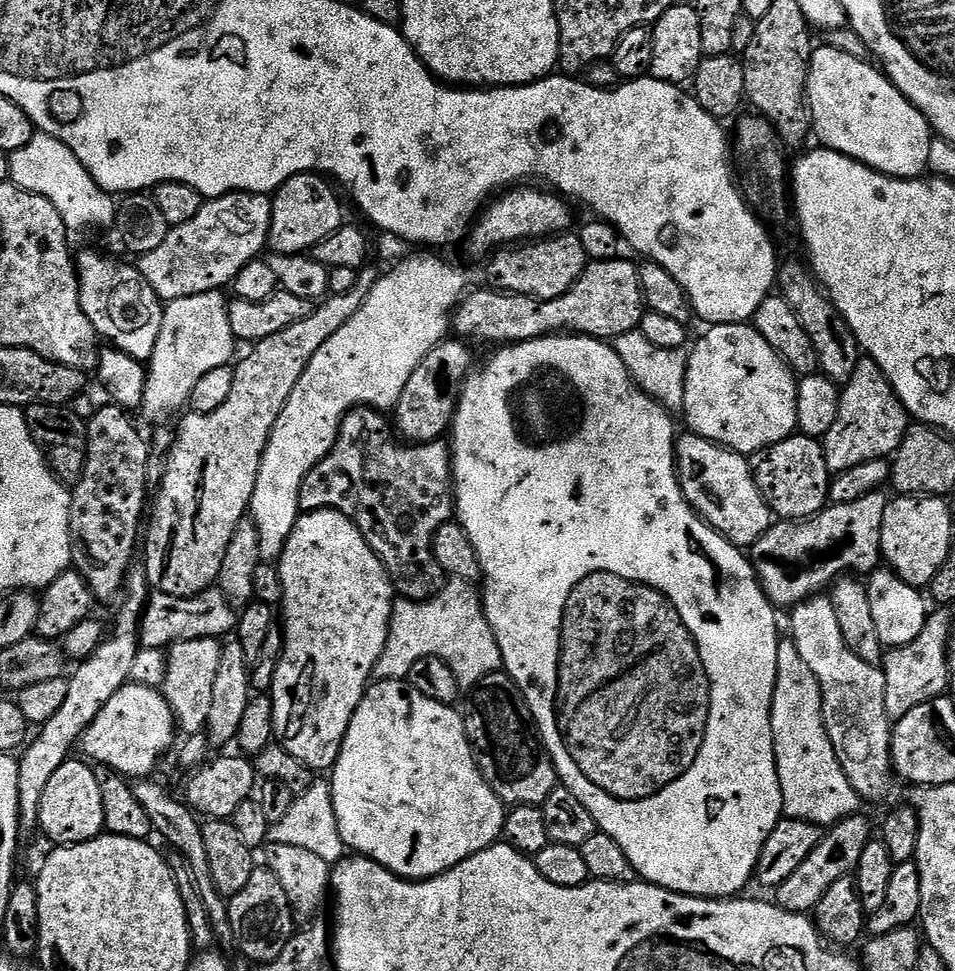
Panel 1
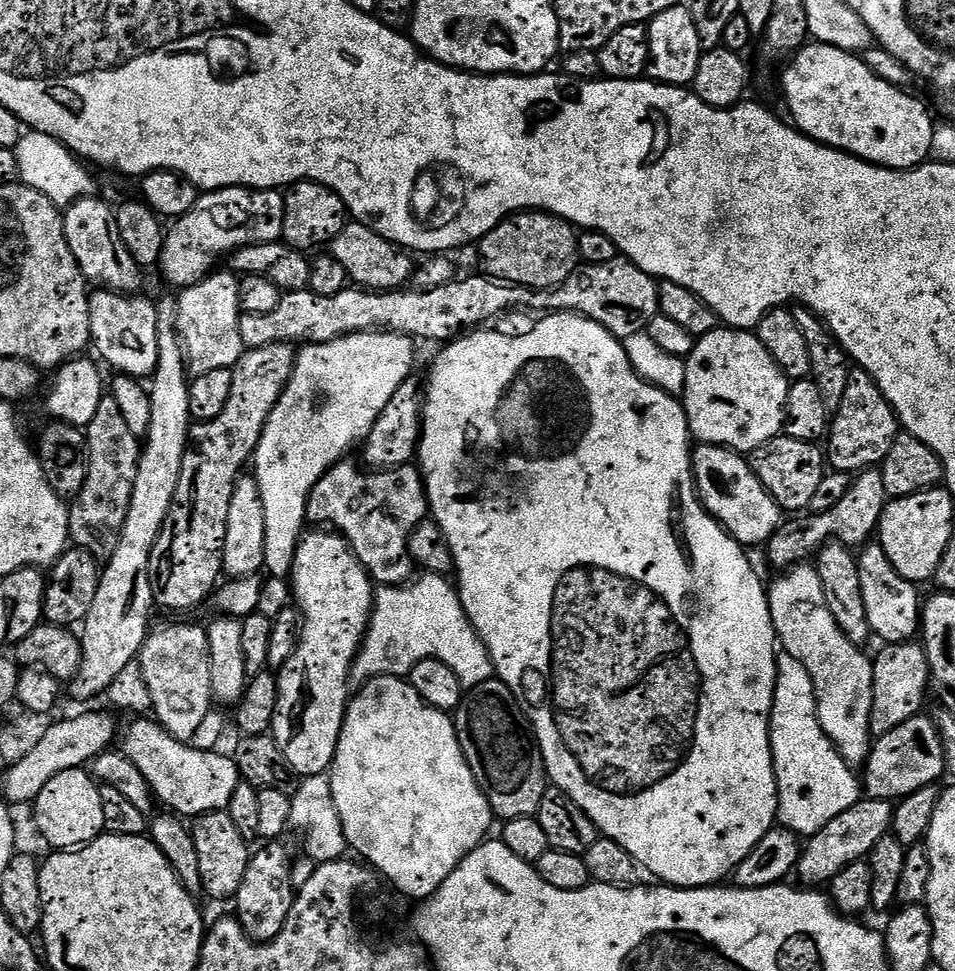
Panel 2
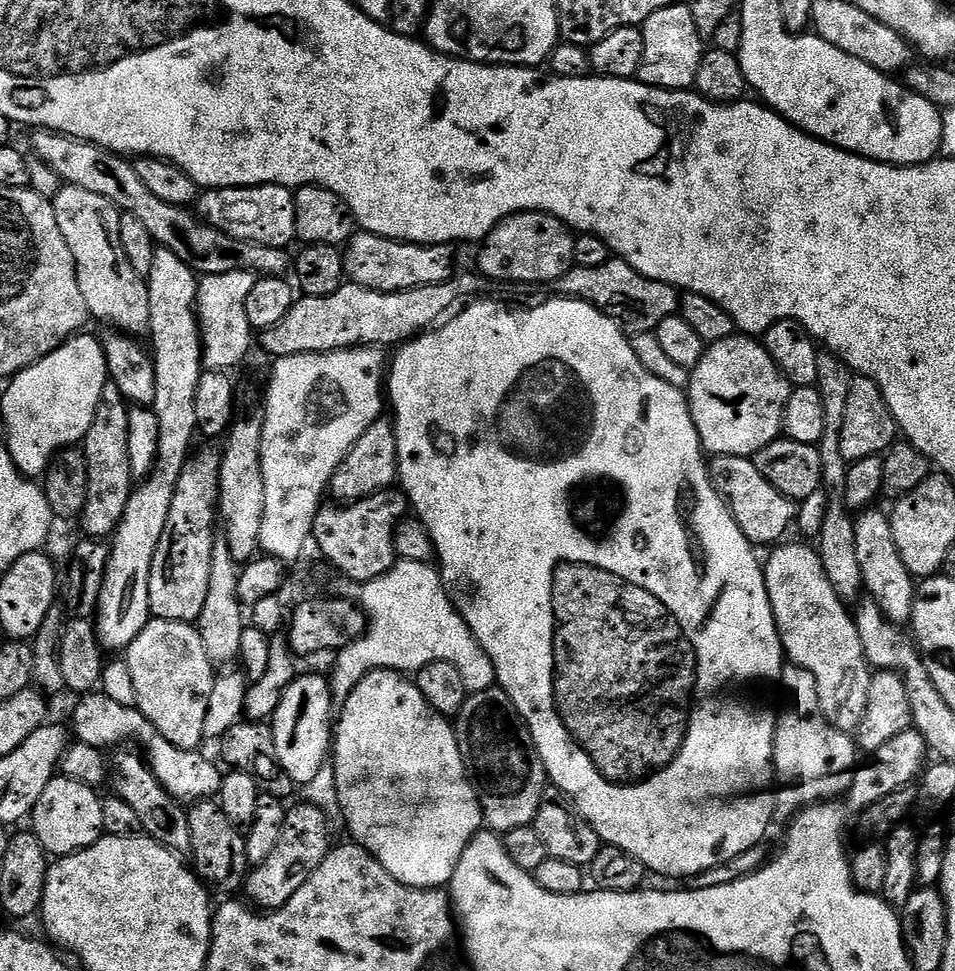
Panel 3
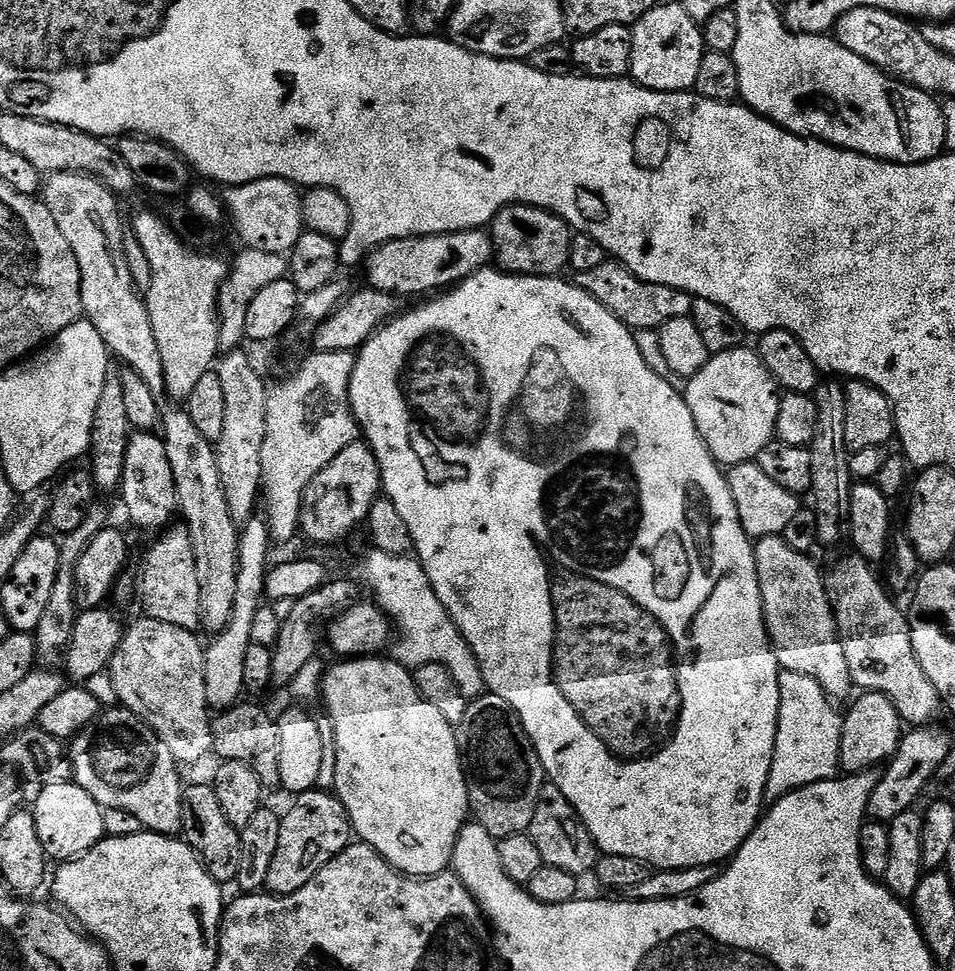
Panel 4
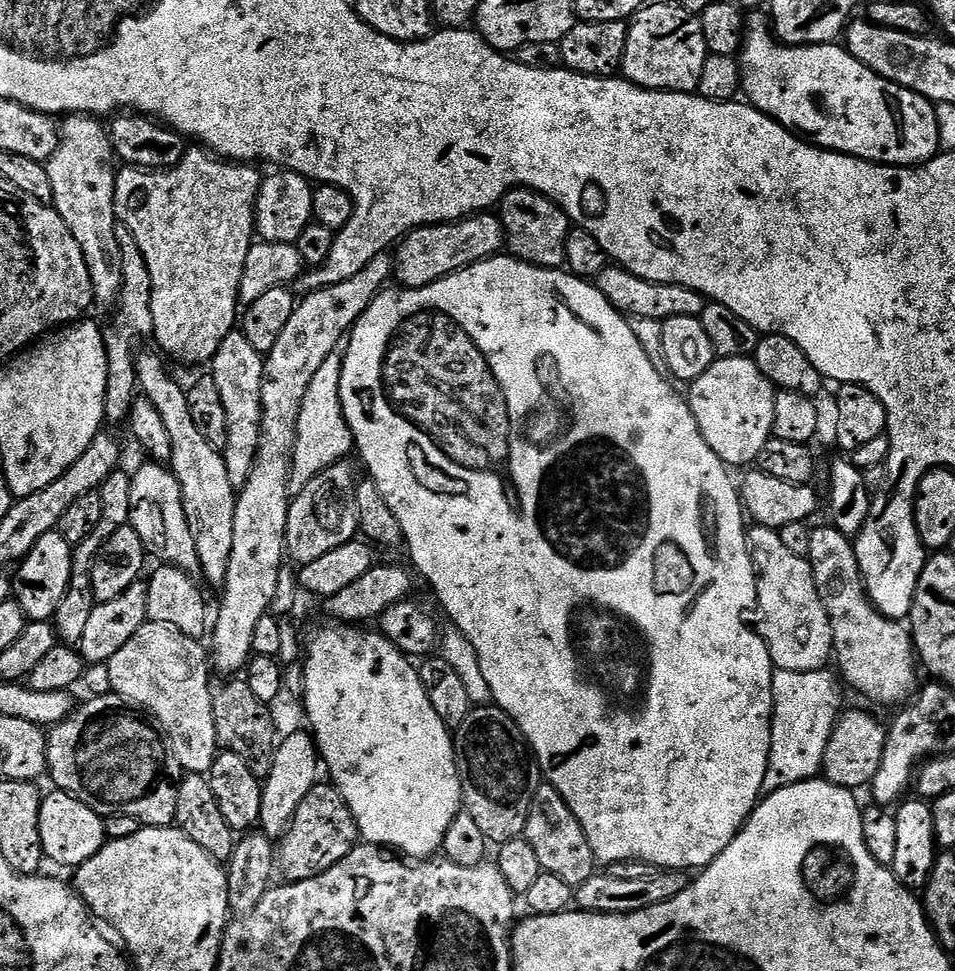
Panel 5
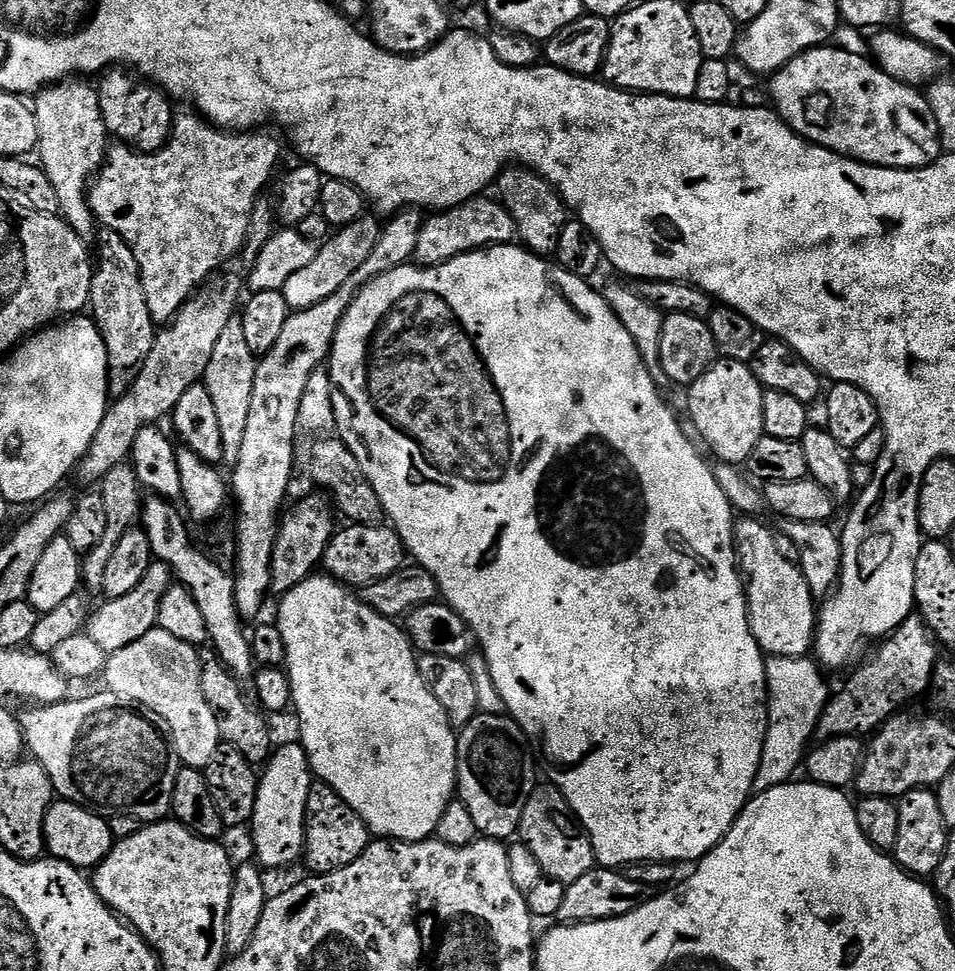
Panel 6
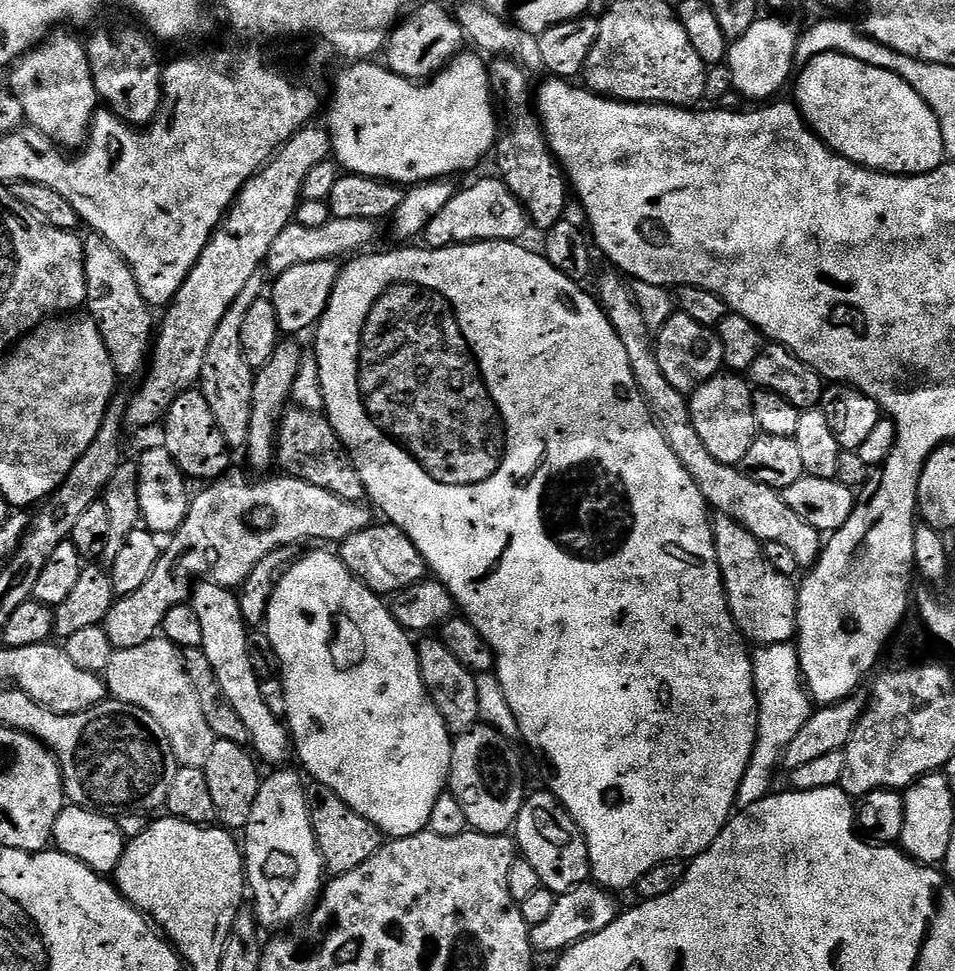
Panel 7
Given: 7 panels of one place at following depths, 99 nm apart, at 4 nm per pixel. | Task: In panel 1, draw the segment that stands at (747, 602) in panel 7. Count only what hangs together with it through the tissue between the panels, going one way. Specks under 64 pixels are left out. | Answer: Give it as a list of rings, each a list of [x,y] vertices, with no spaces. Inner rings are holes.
[[[817,594],[808,600],[797,604],[791,609],[792,632],[790,639],[794,646],[798,646],[798,654],[810,670],[814,670],[814,678],[818,678],[818,686],[822,694],[822,718],[826,726],[826,734],[834,746],[834,754],[838,754],[838,762],[850,778],[850,786],[865,801],[880,800],[892,788],[894,781],[894,769],[892,766],[892,730],[893,721],[886,714],[886,700],[884,698],[884,687],[886,678],[883,667],[862,662],[850,646],[846,646],[846,638],[842,638],[842,629],[838,627],[838,618],[834,618],[834,606],[827,595]]]

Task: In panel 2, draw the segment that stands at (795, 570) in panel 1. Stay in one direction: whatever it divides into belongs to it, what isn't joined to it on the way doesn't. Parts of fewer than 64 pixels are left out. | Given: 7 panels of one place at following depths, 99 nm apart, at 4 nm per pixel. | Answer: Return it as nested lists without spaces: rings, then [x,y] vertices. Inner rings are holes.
[[[879,467],[867,469],[853,479],[850,490],[846,490],[846,498],[834,506],[826,514],[808,514],[803,518],[792,518],[781,523],[773,536],[768,539],[766,551],[768,560],[776,570],[787,570],[798,564],[811,561],[816,553],[829,543],[830,538],[842,538],[849,546],[863,546],[873,539],[879,529],[880,519],[889,501],[886,486],[882,486],[882,474]],[[808,516],[808,517],[807,517]],[[804,519],[805,520],[800,520]],[[857,544],[857,545],[856,545]]]

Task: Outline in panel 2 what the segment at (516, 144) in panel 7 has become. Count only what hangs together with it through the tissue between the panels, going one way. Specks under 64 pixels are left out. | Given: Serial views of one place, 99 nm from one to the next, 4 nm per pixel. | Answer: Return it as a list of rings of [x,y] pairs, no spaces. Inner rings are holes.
[[[525,210],[508,217],[478,242],[483,275],[505,284],[521,284],[527,288],[553,288],[581,263],[578,254],[578,232],[560,216],[539,210]]]

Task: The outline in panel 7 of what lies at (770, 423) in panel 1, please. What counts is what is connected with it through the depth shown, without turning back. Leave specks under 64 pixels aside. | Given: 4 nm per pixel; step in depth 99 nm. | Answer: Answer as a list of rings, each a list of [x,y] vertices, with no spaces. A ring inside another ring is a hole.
[[[721,374],[691,393],[688,409],[692,415],[692,425],[694,430],[698,430],[698,438],[702,438],[702,446],[706,446],[718,462],[739,466],[758,435],[752,409],[753,391],[753,385],[743,375]]]

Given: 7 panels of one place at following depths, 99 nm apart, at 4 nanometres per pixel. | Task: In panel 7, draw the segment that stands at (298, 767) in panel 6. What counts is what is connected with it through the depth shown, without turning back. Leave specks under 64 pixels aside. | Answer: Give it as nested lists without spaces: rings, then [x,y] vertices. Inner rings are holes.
[[[288,766],[281,767],[273,771],[276,772],[273,776],[265,775],[261,779],[258,798],[254,798],[254,810],[250,814],[250,822],[242,829],[246,884],[250,889],[250,900],[253,900],[251,903],[254,905],[256,920],[264,930],[292,924],[299,916],[307,917],[326,883],[324,859],[320,856],[318,842],[314,838],[312,829],[312,819],[308,813],[306,784],[300,781],[299,771],[291,772],[290,769],[291,767]]]

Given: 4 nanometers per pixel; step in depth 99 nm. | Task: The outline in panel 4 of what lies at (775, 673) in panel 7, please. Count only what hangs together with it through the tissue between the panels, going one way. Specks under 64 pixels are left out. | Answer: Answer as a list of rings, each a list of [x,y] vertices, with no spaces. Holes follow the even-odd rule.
[[[804,672],[780,673],[780,705],[778,730],[774,742],[774,758],[766,782],[765,797],[775,802],[786,794],[818,782],[837,779],[841,771],[840,747],[844,718],[832,697]]]

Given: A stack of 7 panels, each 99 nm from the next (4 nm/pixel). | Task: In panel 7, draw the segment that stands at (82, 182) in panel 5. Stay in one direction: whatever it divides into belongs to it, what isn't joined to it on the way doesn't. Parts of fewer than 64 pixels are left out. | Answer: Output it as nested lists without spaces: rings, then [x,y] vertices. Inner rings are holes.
[[[57,31],[49,36],[44,43],[36,45],[31,52],[21,56],[15,64],[11,65],[12,77],[7,77],[6,83],[18,98],[24,111],[25,121],[31,127],[46,134],[46,138],[50,138],[57,146],[65,150],[80,150],[88,143],[92,119],[96,117],[98,111],[98,97],[94,78],[90,74],[90,62],[85,41],[79,40],[76,36],[67,36],[64,32],[67,31]]]

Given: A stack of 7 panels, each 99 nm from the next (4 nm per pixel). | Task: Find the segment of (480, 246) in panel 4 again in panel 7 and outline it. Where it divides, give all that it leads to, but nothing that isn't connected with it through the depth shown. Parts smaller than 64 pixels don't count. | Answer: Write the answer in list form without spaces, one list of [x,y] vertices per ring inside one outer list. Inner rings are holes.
[[[503,179],[480,180],[469,188],[461,187],[446,202],[446,207],[430,221],[422,233],[422,240],[429,248],[453,248],[455,244],[477,242],[520,242],[524,231],[530,228],[528,211],[506,187]]]

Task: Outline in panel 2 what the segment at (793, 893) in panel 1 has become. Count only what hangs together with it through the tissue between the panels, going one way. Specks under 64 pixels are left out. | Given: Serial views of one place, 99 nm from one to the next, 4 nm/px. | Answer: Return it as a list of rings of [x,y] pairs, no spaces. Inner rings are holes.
[[[862,798],[850,806],[846,814],[838,814],[838,818],[822,826],[818,834],[807,837],[800,861],[796,864],[795,879],[800,879],[797,881],[804,886],[827,886],[834,874],[838,874],[838,870],[846,870],[850,862],[867,858],[874,850],[874,842],[889,835],[893,807],[893,801],[888,798]]]

